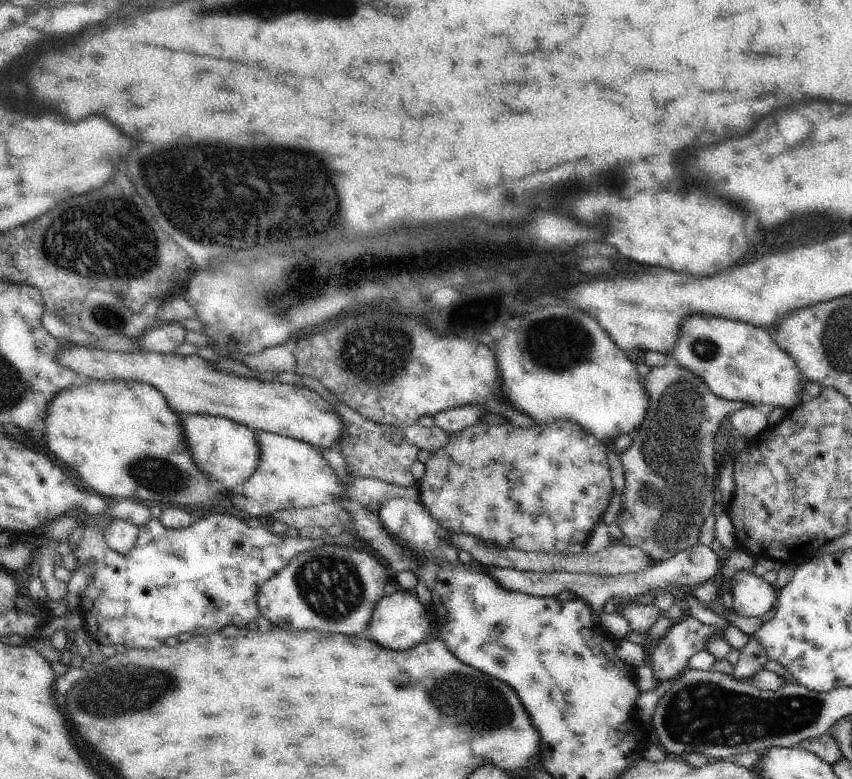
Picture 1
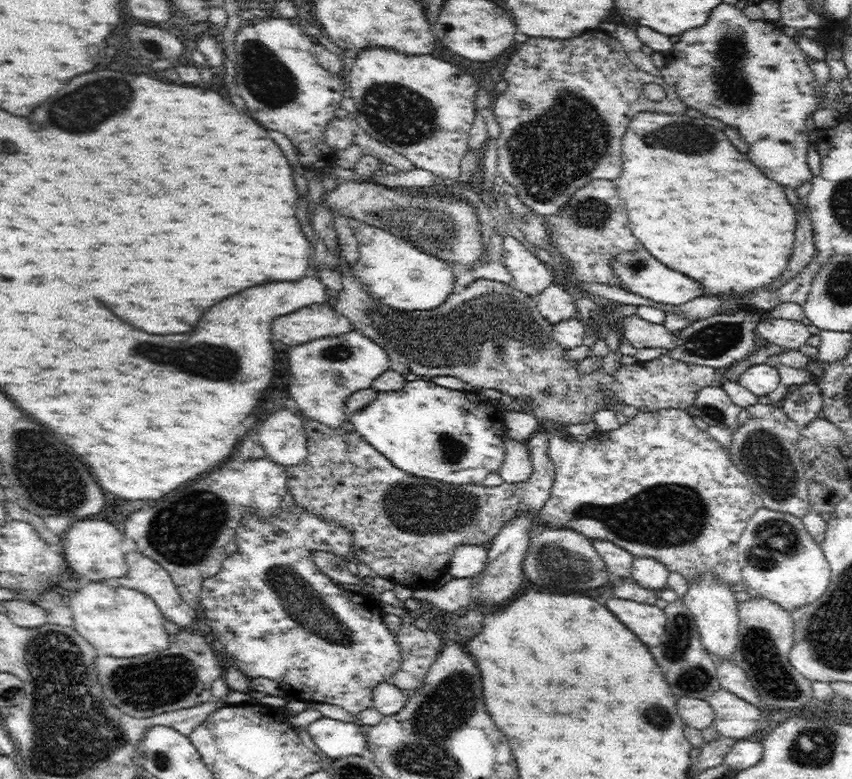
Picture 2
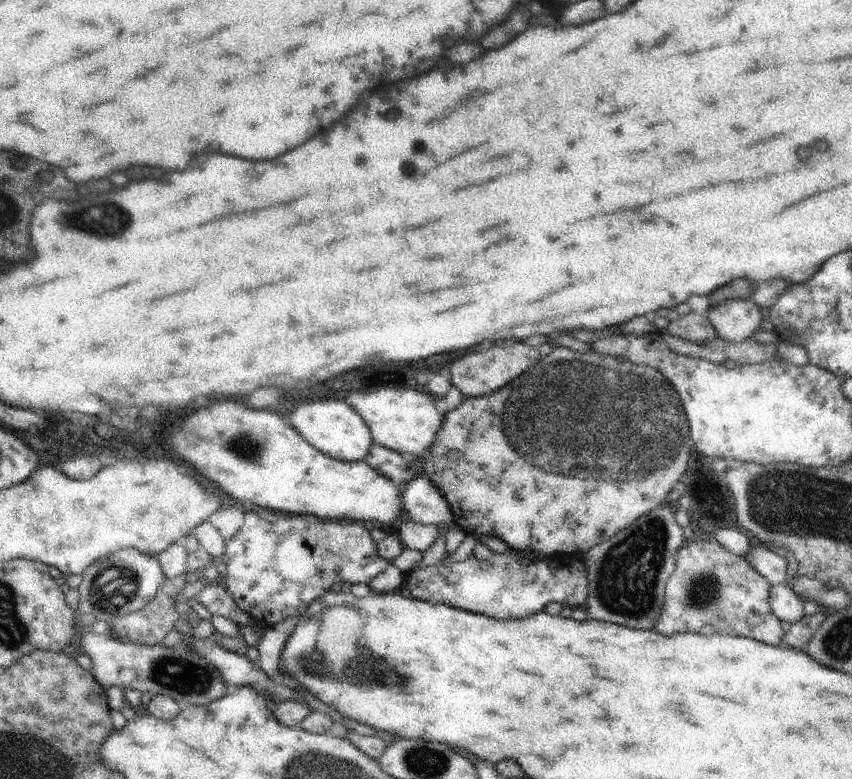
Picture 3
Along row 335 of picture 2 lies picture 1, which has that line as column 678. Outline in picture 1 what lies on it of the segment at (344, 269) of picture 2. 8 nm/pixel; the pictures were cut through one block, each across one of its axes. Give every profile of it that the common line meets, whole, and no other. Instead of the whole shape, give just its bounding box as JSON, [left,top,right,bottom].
[613,359,751,568]

